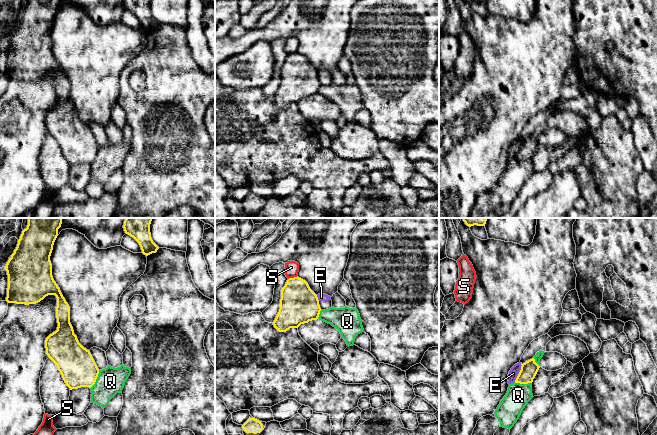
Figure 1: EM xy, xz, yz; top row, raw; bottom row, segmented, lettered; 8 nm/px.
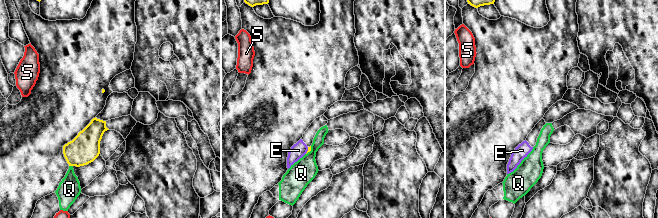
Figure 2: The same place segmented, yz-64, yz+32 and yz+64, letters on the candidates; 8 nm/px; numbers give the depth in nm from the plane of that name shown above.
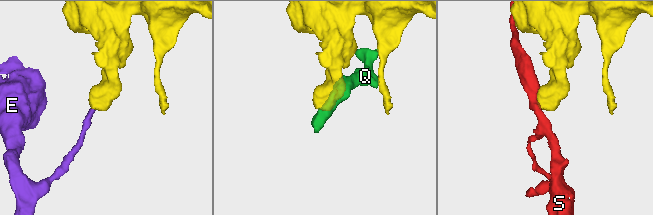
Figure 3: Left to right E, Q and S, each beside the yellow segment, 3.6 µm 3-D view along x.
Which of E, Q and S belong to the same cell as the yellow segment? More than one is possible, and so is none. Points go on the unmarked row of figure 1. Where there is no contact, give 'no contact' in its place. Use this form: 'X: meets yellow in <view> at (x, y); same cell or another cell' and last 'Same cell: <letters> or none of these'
E: meets yellow in yz at (519, 148); another cell
Q: meets yellow in xy at (96, 154); another cell
S: meets yellow in xz at (292, 54); another cell
Same cell: none of these

